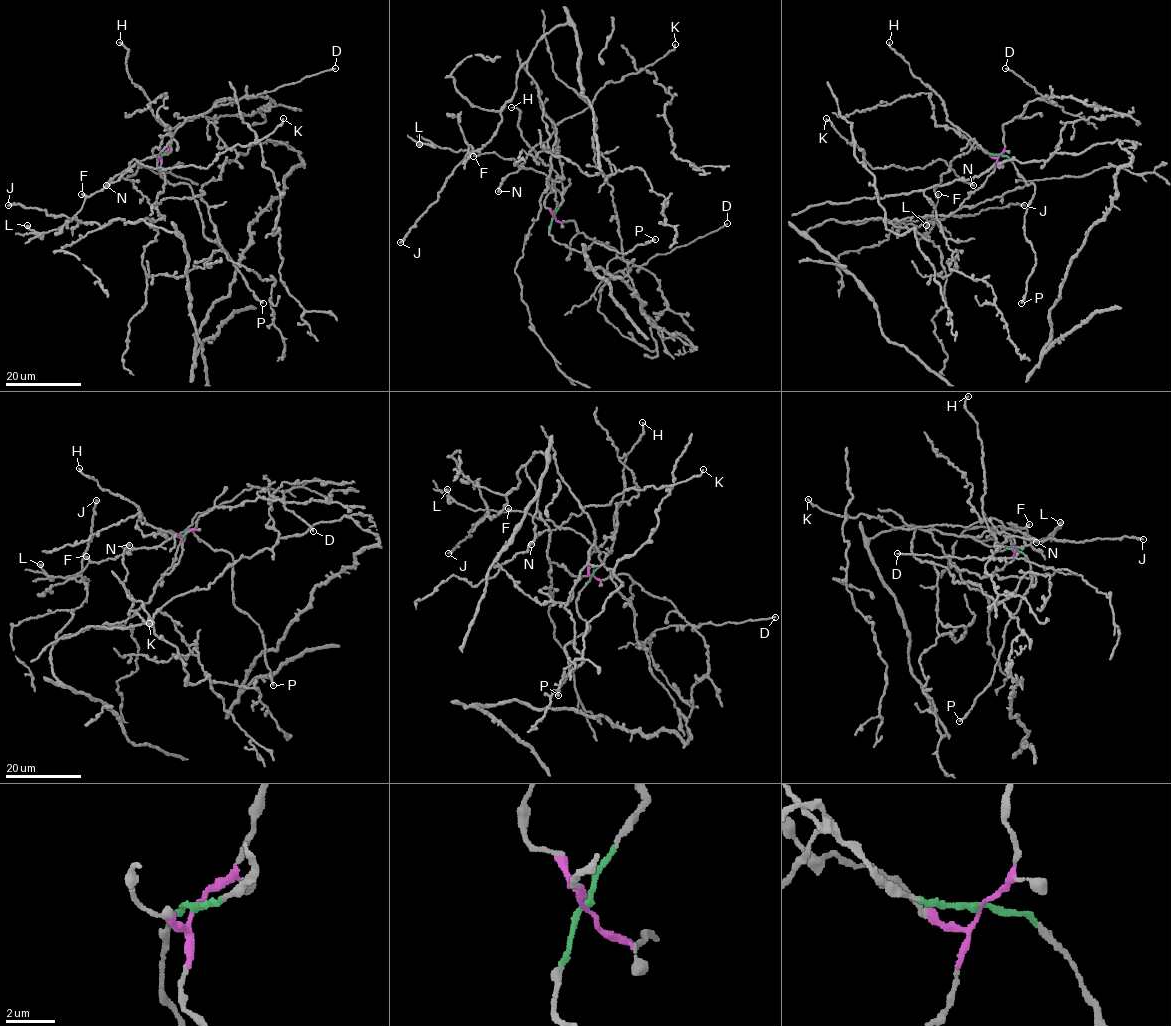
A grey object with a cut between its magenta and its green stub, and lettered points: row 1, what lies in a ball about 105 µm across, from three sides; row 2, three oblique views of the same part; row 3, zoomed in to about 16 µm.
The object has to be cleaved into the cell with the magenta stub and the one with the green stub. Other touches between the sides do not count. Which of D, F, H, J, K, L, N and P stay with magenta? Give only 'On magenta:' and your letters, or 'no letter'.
On magenta: D, J

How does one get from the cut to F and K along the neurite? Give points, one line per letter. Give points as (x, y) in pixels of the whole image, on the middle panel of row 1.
F: (554, 217), (563, 200), (561, 192), (544, 174), (523, 168), (513, 159), (504, 159), (494, 152), (473, 156)
K: (554, 217), (561, 192), (523, 167), (528, 153), (607, 82), (640, 72), (675, 44)

